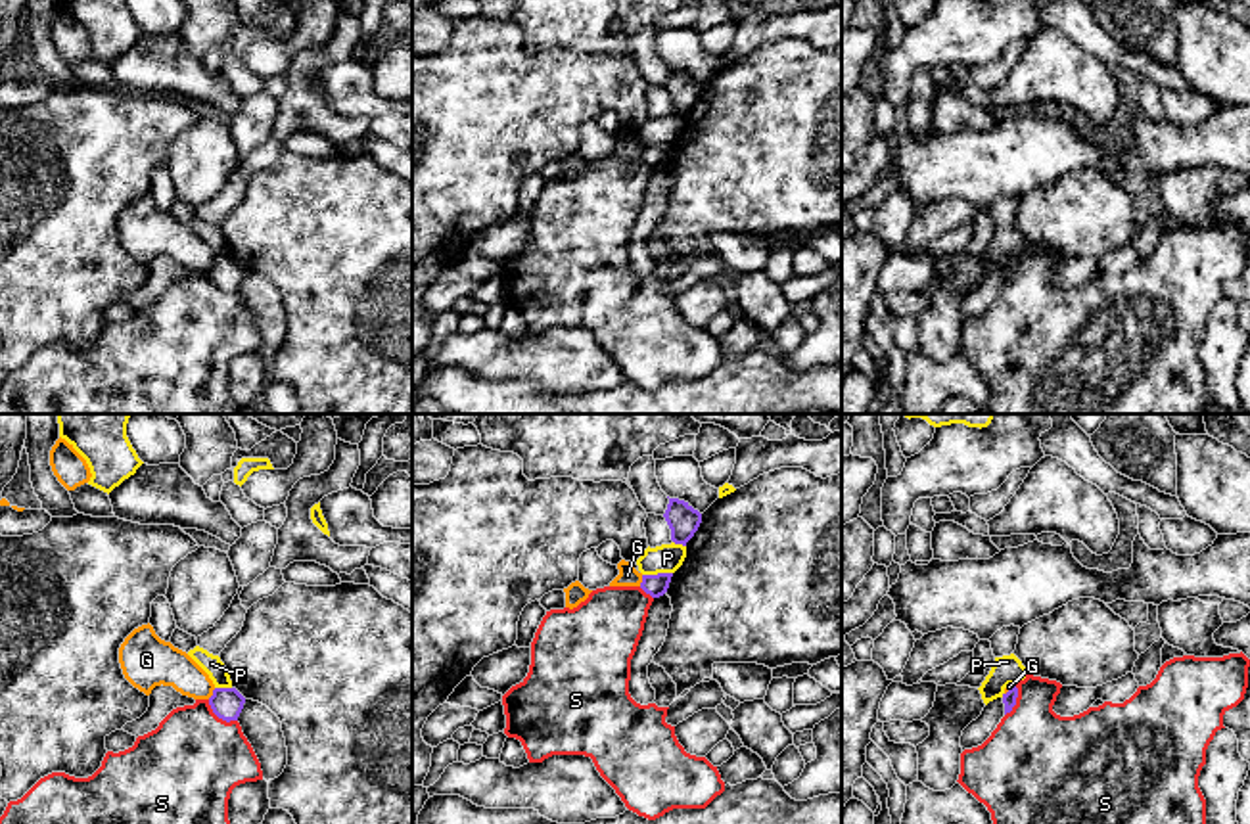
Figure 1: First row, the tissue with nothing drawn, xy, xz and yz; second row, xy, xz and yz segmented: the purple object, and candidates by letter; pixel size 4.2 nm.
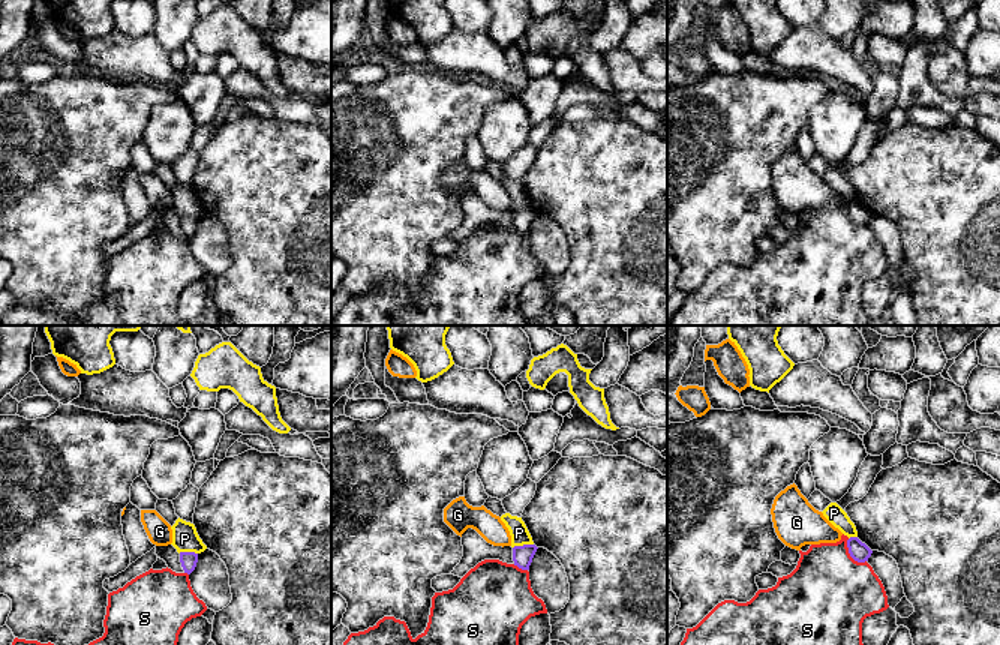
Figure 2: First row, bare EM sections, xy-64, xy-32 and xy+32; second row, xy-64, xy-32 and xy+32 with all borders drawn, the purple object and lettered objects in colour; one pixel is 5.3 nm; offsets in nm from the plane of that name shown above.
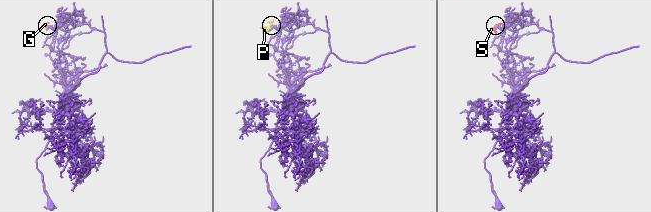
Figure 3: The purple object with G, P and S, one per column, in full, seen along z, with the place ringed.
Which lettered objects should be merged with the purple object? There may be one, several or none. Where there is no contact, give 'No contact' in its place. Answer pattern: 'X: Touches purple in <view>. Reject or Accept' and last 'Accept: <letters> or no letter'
G: Touches purple in xy. Reject
P: Touches purple in xz. Reject
S: Touches purple in xy. Reject
Accept: no letter

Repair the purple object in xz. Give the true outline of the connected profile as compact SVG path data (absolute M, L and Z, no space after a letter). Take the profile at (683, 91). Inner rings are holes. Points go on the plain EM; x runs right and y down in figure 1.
M669 69L663 88L671 100L671 111L683 117L686 117L702 94L702 84L679 69Z

